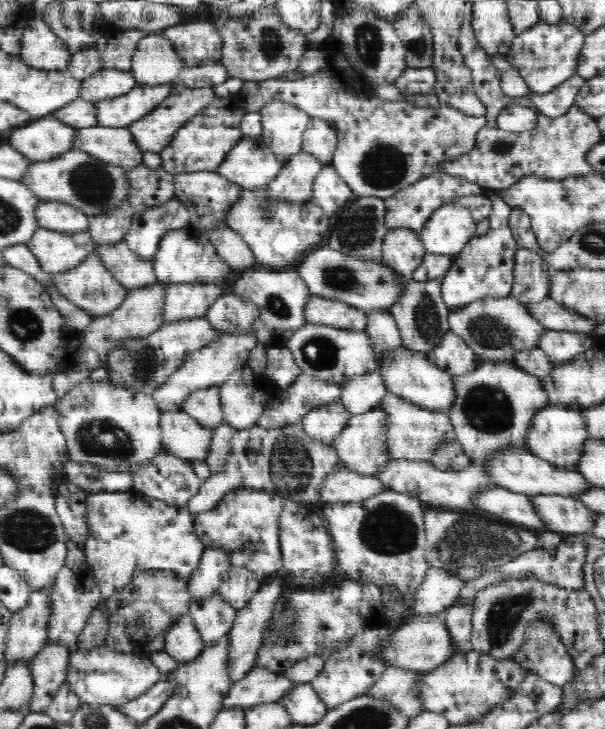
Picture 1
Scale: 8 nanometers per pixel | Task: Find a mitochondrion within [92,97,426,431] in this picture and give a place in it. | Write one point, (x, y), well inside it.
(384, 166)

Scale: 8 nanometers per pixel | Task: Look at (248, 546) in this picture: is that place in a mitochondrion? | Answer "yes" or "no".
yes

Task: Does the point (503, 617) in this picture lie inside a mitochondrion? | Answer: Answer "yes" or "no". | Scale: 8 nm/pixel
yes

